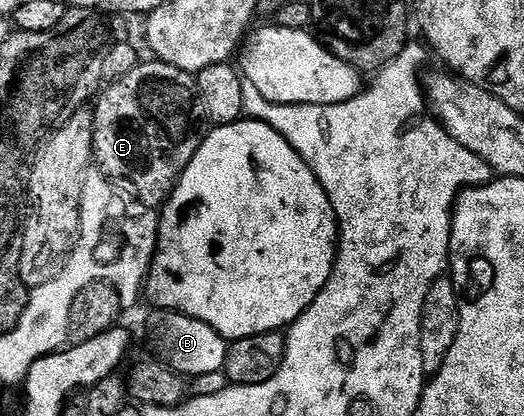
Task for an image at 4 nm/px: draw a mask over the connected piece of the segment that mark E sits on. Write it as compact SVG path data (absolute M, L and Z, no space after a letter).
M145 60L136 65L130 75L111 82L95 98L94 116L96 138L92 144L92 152L98 169L100 165L99 172L117 186L125 185L129 189L125 190L147 209L159 210L176 190L180 176L186 171L190 159L194 159L206 133L204 105L196 90L195 76L164 61Z

